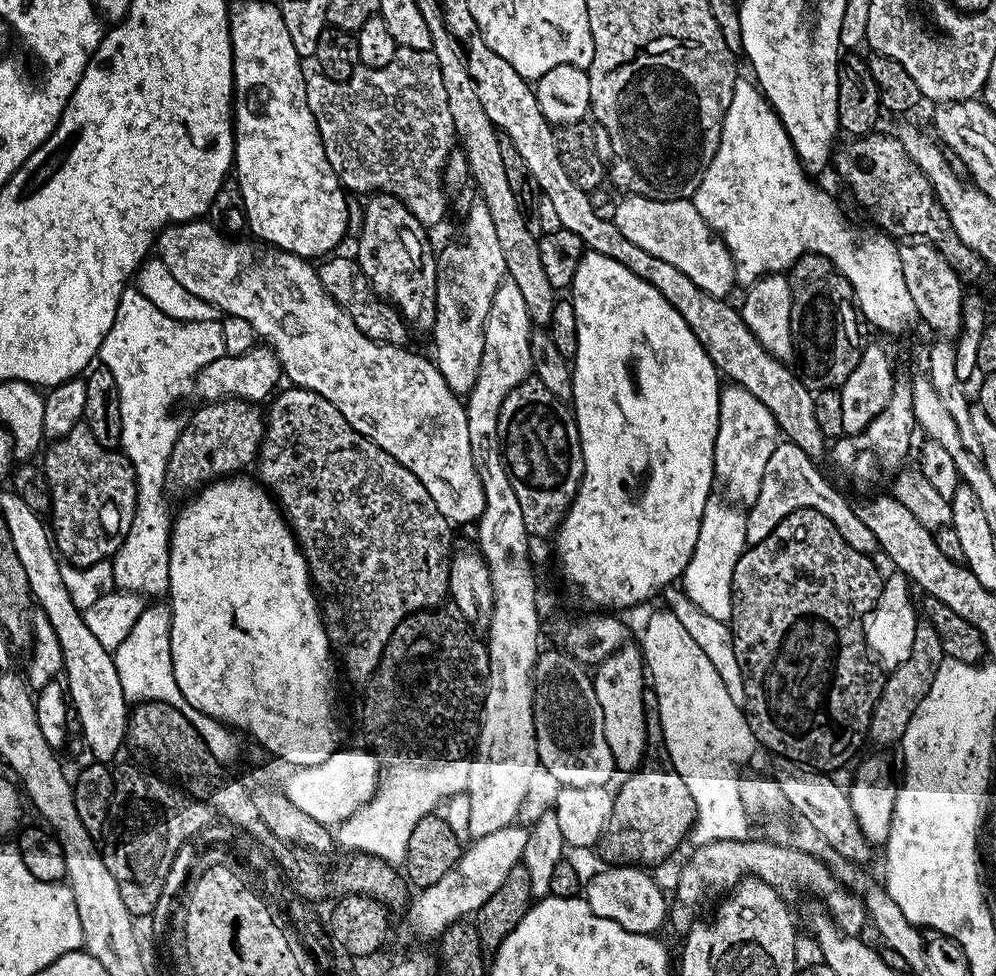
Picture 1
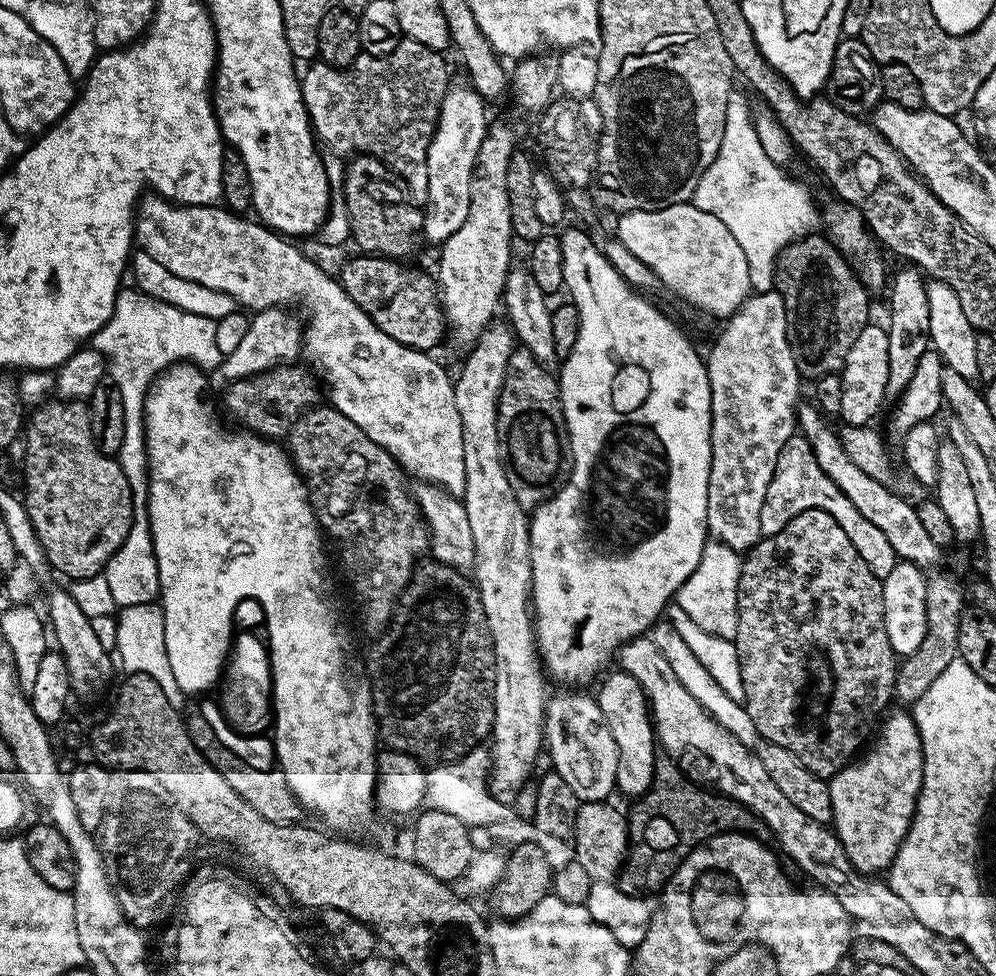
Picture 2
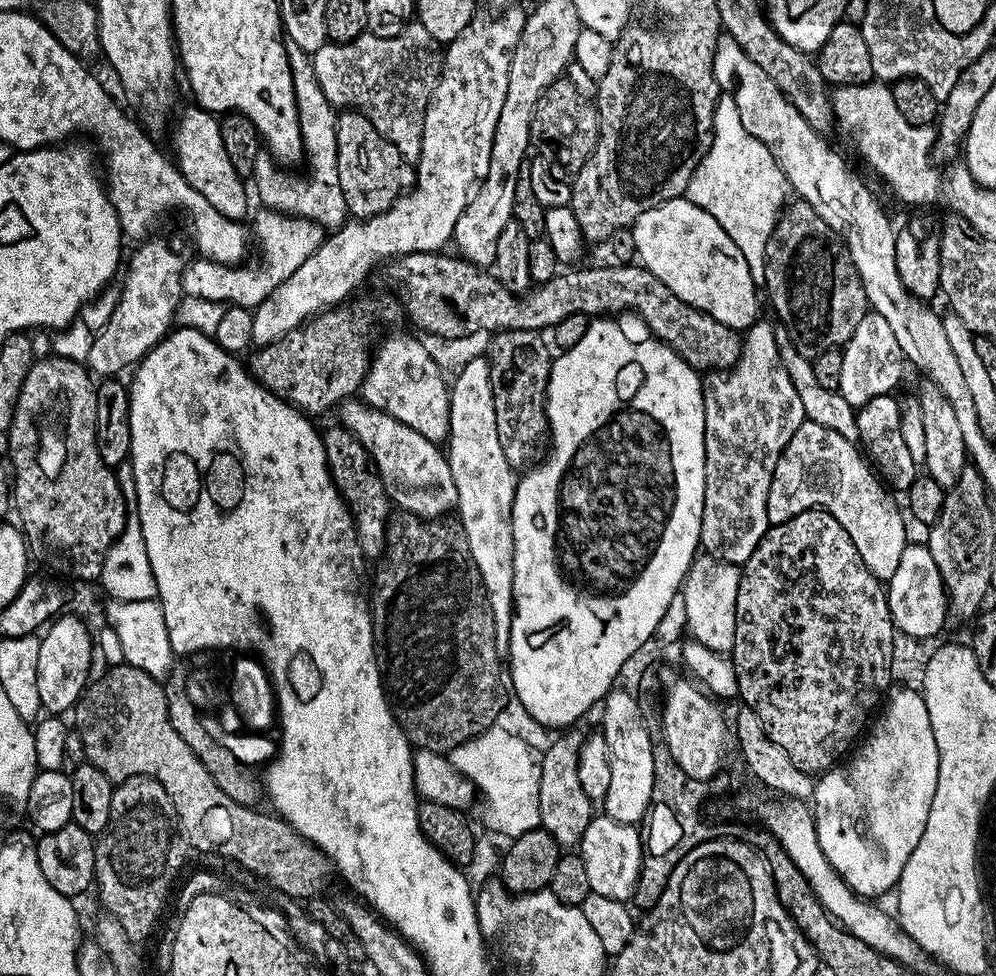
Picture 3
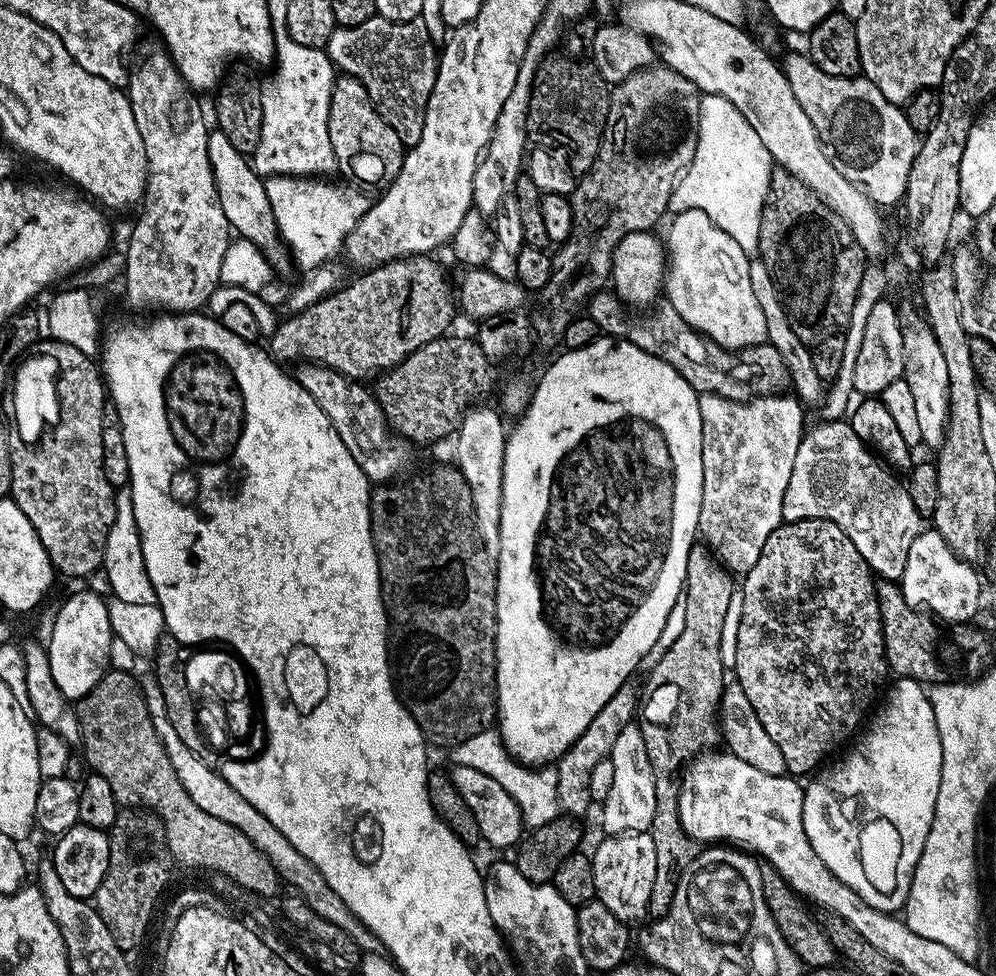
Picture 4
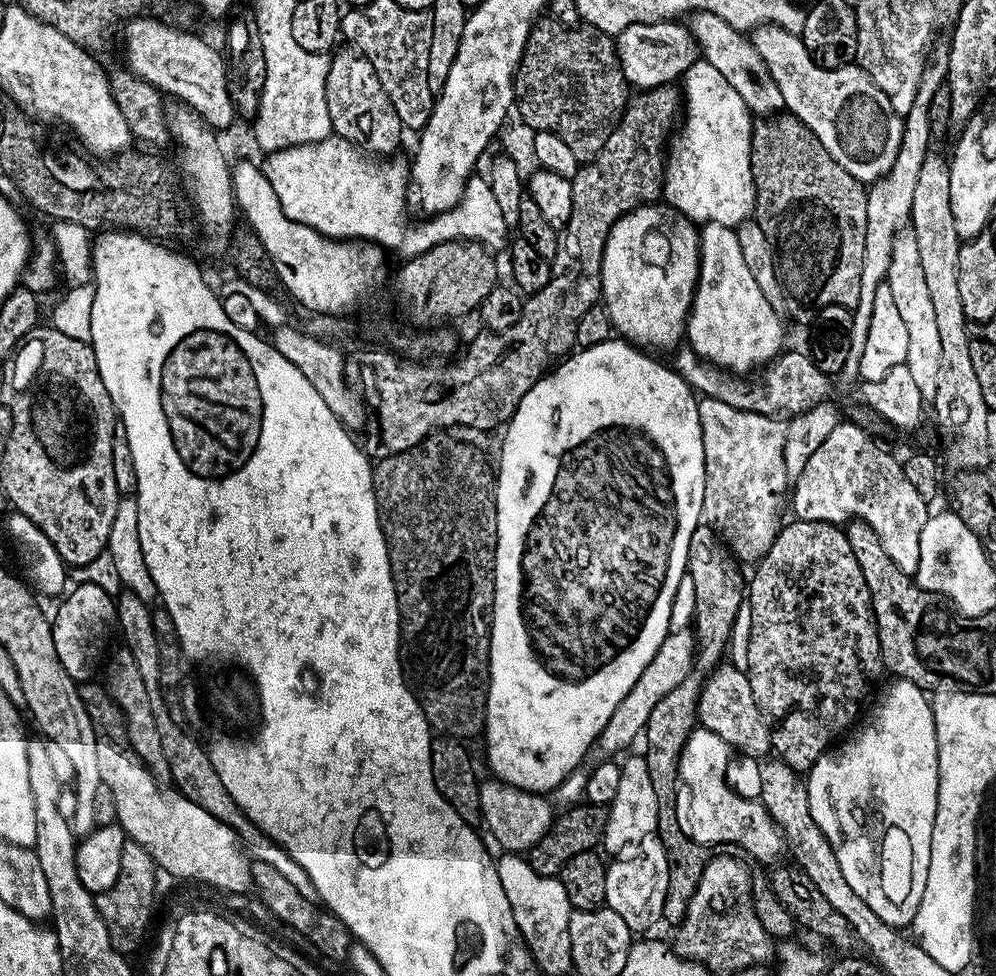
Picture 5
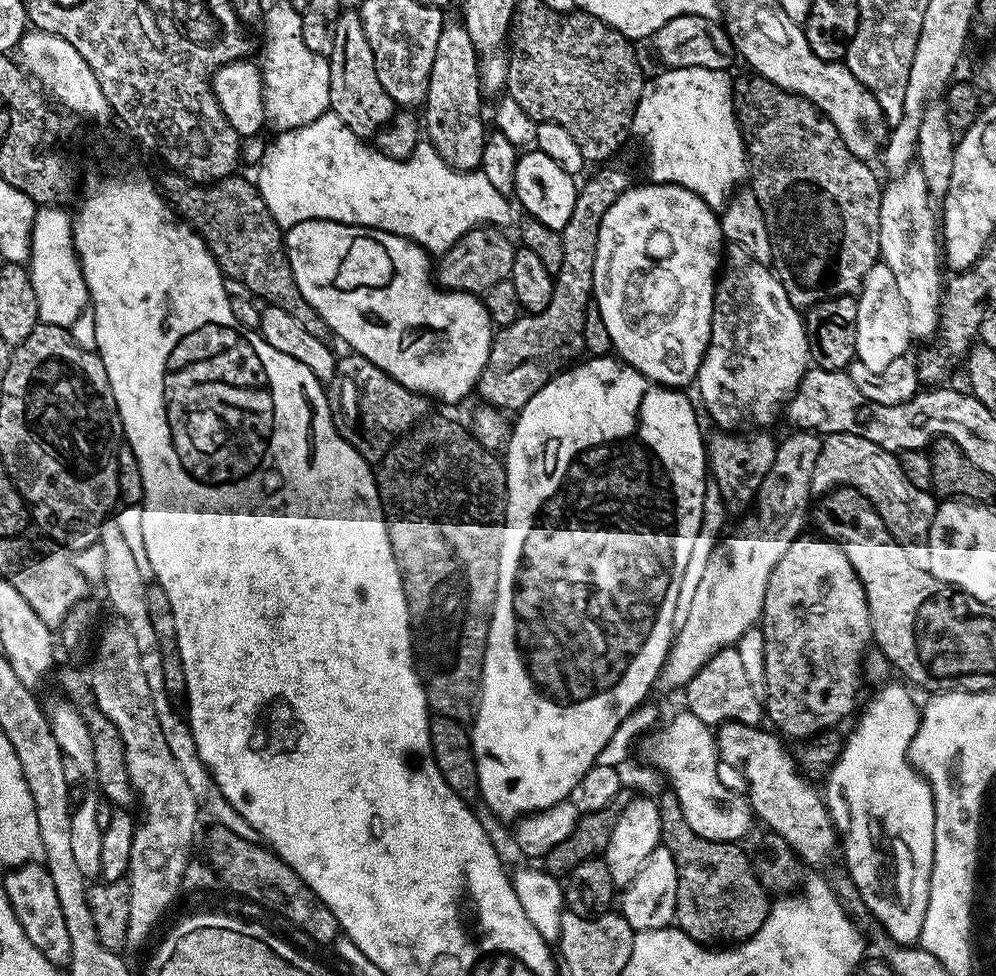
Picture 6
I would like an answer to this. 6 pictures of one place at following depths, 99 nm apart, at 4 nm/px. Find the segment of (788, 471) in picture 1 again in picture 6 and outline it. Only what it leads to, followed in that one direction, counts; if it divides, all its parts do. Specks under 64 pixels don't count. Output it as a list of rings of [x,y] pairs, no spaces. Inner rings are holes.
[[[858,434],[825,435],[814,468],[812,491],[816,494],[831,492],[841,486],[857,488],[876,508],[892,535],[905,546],[923,545],[936,513],[937,497],[931,491],[923,492],[910,486],[900,469],[899,459],[893,453],[858,438]]]

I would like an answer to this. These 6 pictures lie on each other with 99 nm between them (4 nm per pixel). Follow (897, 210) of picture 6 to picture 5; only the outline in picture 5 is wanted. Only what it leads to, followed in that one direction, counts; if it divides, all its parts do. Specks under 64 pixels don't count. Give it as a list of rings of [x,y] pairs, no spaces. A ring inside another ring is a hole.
[[[905,226],[897,233],[890,254],[890,266],[886,283],[890,286],[890,294],[894,294],[894,303],[898,305],[898,314],[906,326],[906,334],[910,334],[910,343],[906,345],[904,365],[914,378],[914,386],[931,402],[934,390],[938,390],[938,369],[942,363],[942,341],[938,335],[938,322],[934,318],[934,306],[927,293],[926,277],[922,275],[922,258],[918,254],[918,238],[911,227]]]

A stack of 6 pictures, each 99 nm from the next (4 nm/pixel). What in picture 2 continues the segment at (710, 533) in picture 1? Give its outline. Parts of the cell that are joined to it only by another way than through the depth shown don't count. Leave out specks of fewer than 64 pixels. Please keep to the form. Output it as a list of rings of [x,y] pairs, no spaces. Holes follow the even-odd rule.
[[[719,542],[705,543],[695,574],[681,586],[674,597],[675,603],[680,604],[682,610],[686,610],[686,614],[690,614],[690,618],[694,618],[694,622],[698,622],[698,626],[705,628],[710,634],[718,634],[727,640],[733,639],[732,624],[738,626],[738,614],[732,616],[732,580],[738,580],[740,577],[741,563],[741,553],[736,552],[730,546]]]

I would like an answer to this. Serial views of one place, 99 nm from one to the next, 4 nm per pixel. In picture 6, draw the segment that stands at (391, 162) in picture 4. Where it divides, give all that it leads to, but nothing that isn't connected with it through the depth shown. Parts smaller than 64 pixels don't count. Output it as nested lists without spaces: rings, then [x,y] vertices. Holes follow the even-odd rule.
[[[345,7],[338,18],[338,26],[334,26],[334,46],[327,56],[330,70],[329,109],[354,134],[361,138],[375,137],[376,133],[392,119],[394,105],[390,94],[378,82],[378,70],[374,66],[374,50],[370,50],[370,38],[366,38],[366,30],[362,26],[362,18],[355,7]]]

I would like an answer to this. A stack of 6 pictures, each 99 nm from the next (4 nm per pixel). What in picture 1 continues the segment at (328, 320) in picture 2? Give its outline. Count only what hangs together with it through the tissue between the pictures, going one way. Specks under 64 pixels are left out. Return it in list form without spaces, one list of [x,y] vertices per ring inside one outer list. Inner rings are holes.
[[[204,218],[170,224],[158,237],[158,259],[192,296],[210,302],[224,316],[246,318],[246,322],[254,326],[257,337],[275,352],[281,373],[287,379],[289,376],[295,387],[326,398],[356,432],[373,440],[379,448],[386,450],[386,454],[406,466],[406,470],[426,486],[426,494],[434,498],[434,506],[438,506],[449,522],[459,526],[479,521],[484,509],[484,495],[474,466],[474,454],[470,450],[466,404],[450,390],[450,386],[446,386],[446,378],[442,378],[435,363],[429,357],[427,360],[416,352],[407,352],[407,347],[379,344],[377,340],[366,338],[366,334],[354,326],[350,314],[326,294],[319,271],[311,268],[305,257],[283,252],[252,238],[240,239],[244,238],[229,238],[222,234],[215,224]]]

